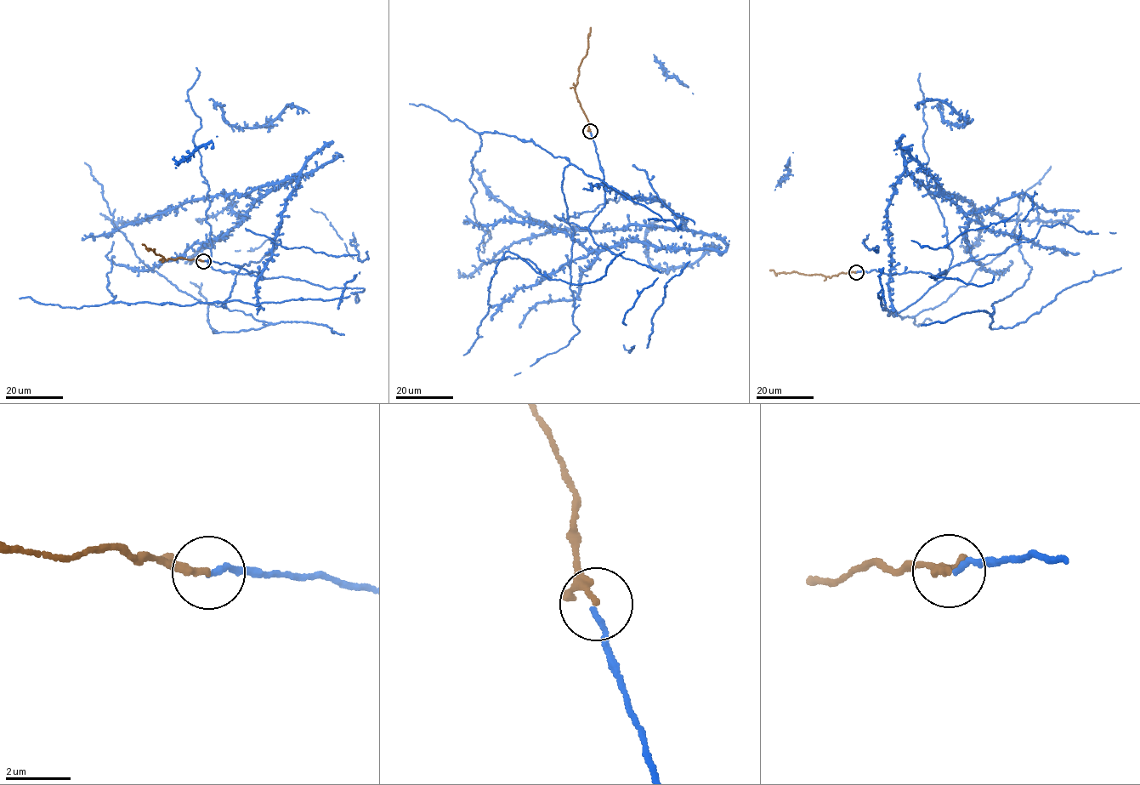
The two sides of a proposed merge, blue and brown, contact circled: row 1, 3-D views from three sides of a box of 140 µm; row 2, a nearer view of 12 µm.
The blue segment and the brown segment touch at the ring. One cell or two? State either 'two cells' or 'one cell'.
one cell

